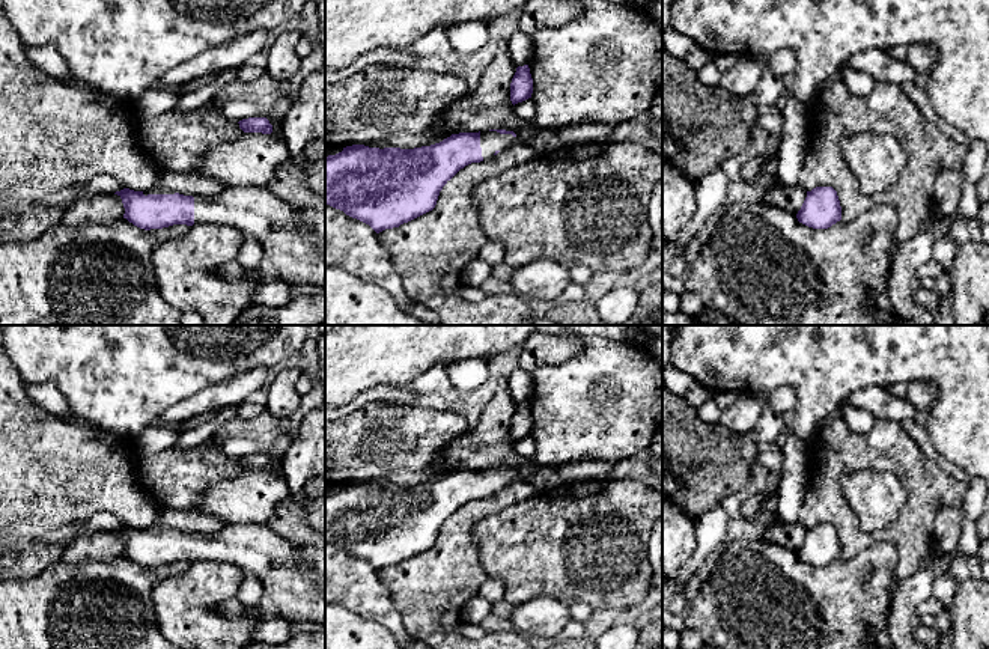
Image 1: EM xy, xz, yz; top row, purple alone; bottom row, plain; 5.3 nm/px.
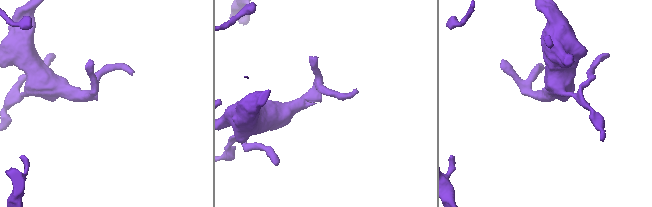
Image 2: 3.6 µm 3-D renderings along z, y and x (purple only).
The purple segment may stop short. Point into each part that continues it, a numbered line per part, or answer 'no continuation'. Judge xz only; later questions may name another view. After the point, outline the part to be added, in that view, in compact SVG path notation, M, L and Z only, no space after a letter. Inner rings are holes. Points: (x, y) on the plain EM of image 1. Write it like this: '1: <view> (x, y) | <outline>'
1: xz (489, 478) | M480 468L480 485L483 497L494 494L497 488L518 482L521 477L512 471L500 471L497 468Z

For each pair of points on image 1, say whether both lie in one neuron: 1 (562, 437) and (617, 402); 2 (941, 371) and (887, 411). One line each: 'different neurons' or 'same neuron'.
1: same neuron
2: different neurons

